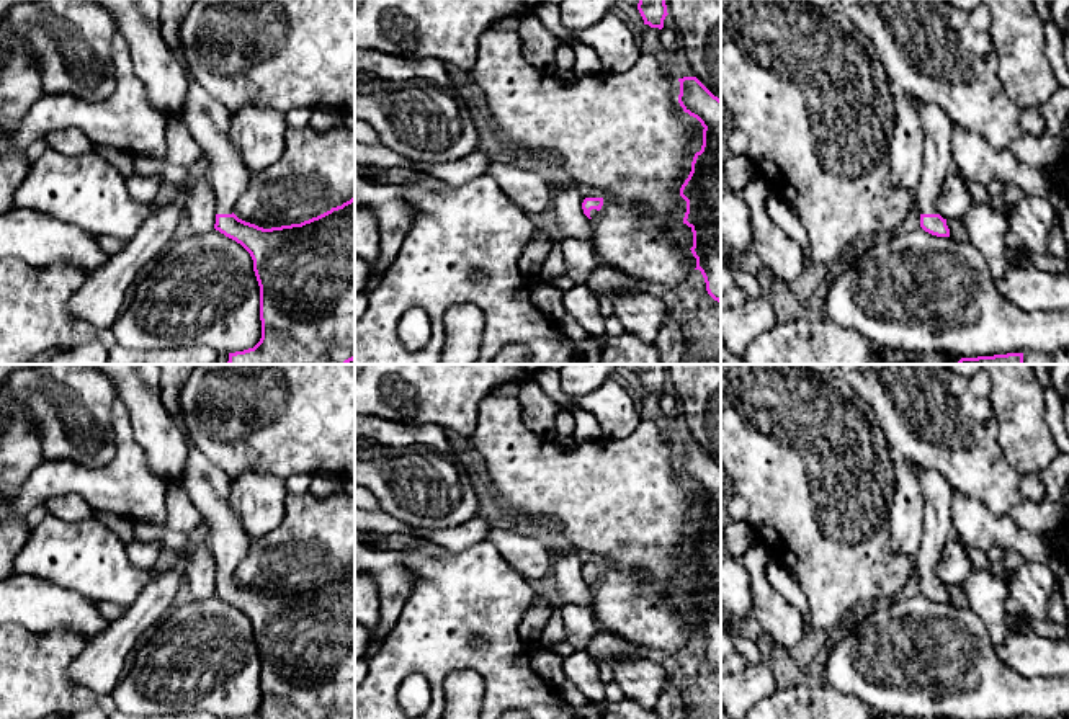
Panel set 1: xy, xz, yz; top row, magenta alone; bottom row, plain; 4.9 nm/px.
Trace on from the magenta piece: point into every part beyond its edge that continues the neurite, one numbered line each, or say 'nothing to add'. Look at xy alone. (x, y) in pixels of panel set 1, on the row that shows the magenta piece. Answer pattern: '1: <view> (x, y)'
1: xy (208, 120)

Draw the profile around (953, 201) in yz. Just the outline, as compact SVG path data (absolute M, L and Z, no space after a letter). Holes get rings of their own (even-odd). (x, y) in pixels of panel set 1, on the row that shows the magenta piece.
M953 167L946 175L937 201L937 211L943 219L961 219L973 206L968 180Z

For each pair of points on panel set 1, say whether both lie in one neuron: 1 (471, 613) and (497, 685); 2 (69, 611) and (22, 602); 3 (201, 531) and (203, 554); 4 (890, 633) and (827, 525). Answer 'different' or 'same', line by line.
1: same
2: same
3: different
4: different

